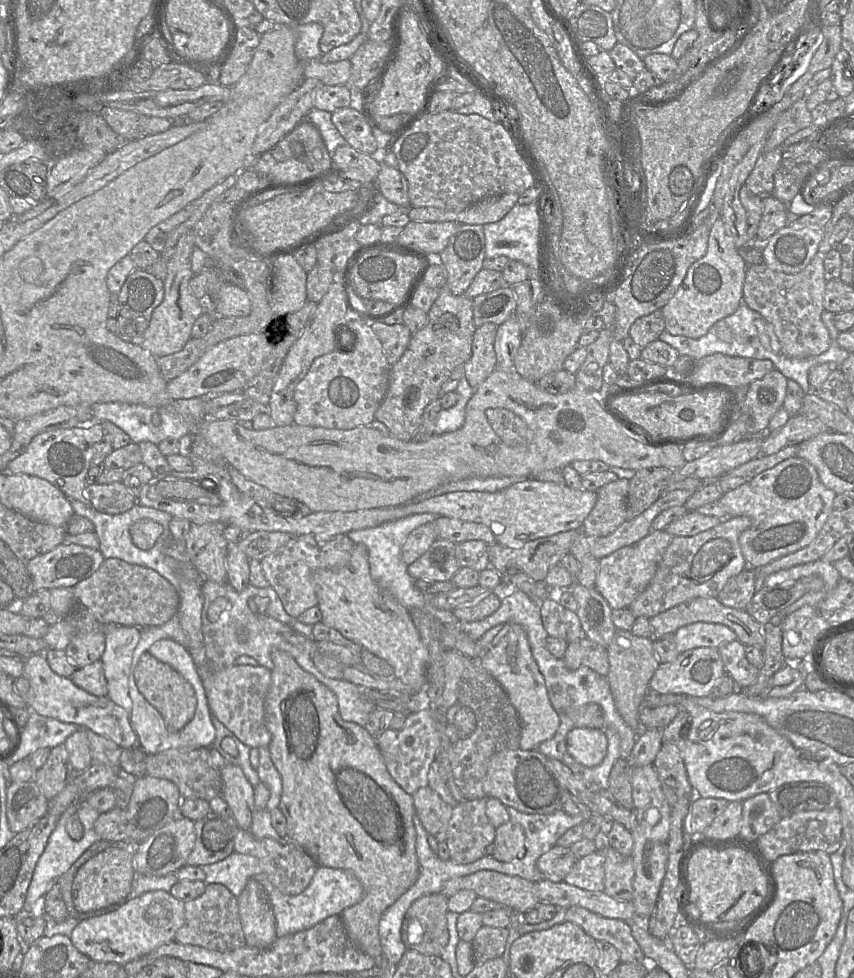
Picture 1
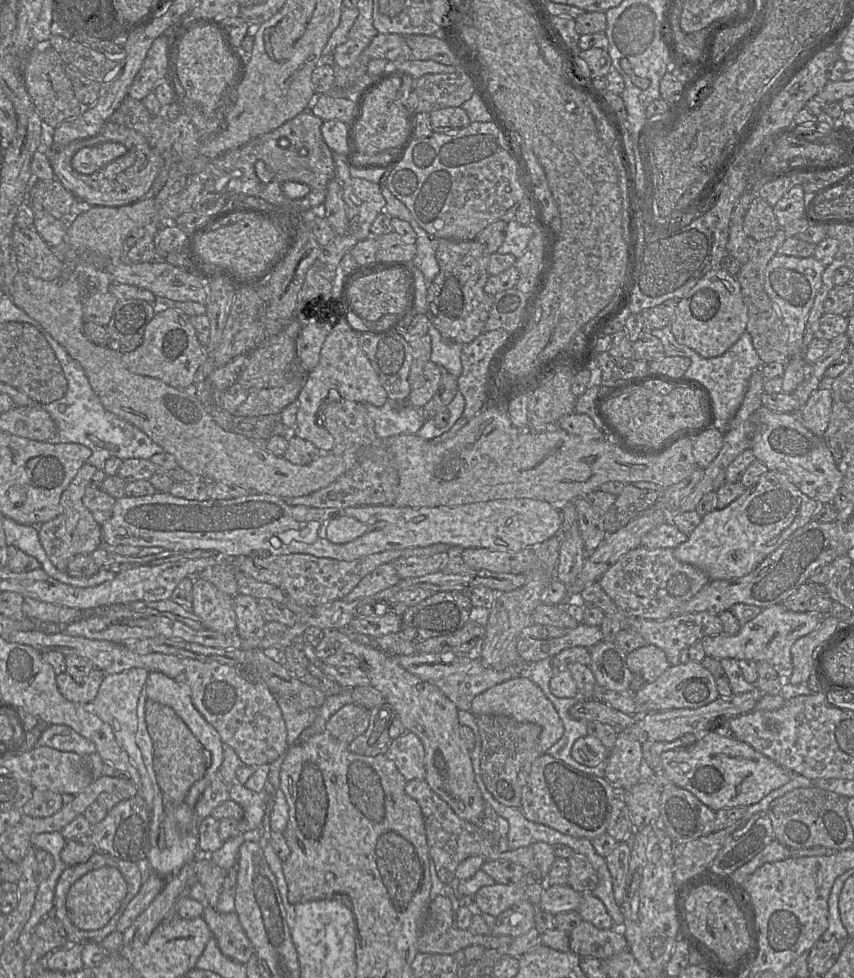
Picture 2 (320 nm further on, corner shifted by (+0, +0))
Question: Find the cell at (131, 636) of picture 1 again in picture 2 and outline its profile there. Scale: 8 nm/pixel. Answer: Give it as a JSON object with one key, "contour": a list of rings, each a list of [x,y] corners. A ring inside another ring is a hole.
{"contour":[[[131,668],[121,673],[105,675],[97,696],[92,702],[92,710],[101,720],[112,728],[117,742],[127,752],[130,762],[138,770],[140,785],[139,789],[137,789],[137,795],[144,799],[151,811],[154,789],[145,768],[140,749],[136,743],[138,702],[140,694],[146,685],[148,675],[149,671],[144,668]]]}

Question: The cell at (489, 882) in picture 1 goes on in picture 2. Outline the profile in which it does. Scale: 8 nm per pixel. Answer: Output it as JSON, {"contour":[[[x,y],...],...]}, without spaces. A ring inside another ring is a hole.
{"contour":[[[546,885],[541,895],[538,909],[552,915],[562,912],[577,911],[582,894],[569,885]]]}

